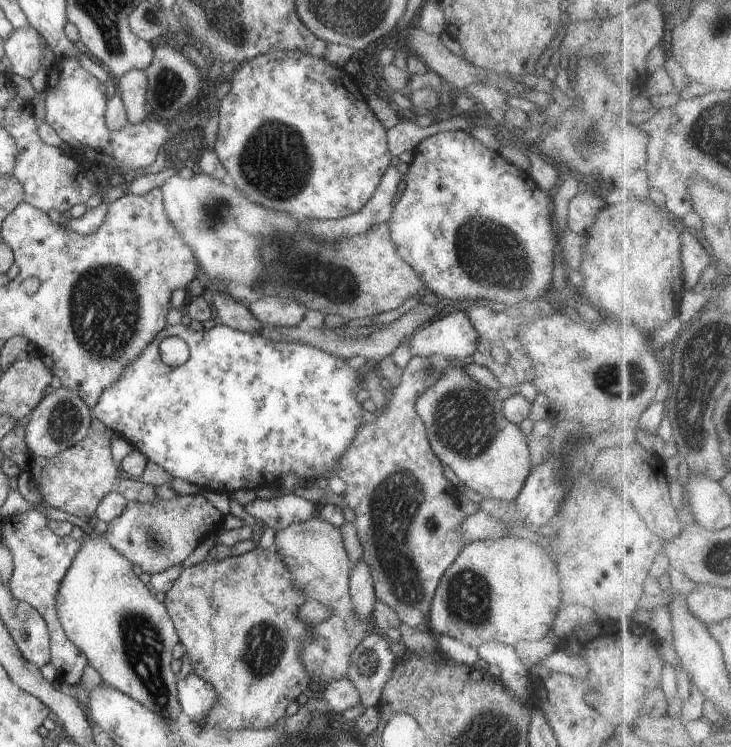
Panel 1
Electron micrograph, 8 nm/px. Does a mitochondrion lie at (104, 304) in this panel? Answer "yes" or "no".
yes

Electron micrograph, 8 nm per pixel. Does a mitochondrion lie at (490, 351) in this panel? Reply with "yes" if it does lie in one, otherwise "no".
no

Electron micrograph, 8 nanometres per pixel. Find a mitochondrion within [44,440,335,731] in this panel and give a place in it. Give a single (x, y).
(142, 639)

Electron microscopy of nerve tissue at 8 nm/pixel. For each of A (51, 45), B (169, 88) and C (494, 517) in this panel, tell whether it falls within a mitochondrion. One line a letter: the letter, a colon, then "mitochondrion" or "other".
A: other
B: mitochondrion
C: other

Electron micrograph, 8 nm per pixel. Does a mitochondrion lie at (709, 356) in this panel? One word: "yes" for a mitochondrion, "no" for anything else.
yes

